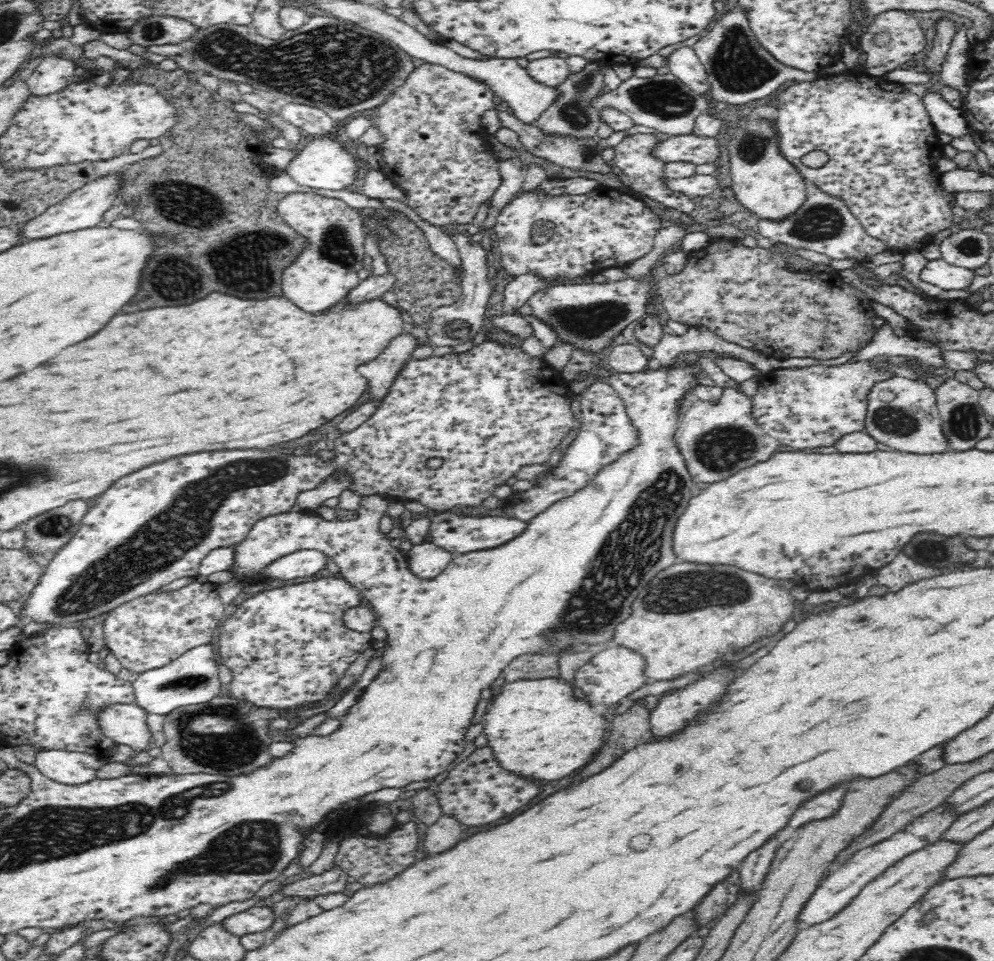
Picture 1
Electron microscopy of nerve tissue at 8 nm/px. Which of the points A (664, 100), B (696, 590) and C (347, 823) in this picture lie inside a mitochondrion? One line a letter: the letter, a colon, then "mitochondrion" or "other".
A: mitochondrion
B: mitochondrion
C: other

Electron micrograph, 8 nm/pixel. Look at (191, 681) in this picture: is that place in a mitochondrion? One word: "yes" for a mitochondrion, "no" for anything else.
yes

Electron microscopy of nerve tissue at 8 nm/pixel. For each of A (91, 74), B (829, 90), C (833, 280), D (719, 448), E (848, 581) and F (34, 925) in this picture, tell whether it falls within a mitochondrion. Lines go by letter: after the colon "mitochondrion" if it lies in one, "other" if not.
A: other
B: other
C: other
D: mitochondrion
E: other
F: other

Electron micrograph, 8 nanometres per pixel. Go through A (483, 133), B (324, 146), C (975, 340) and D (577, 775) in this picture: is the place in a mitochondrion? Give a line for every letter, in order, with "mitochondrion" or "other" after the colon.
A: other
B: other
C: other
D: other

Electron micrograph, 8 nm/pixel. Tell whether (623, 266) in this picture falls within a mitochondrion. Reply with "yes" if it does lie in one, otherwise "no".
no

